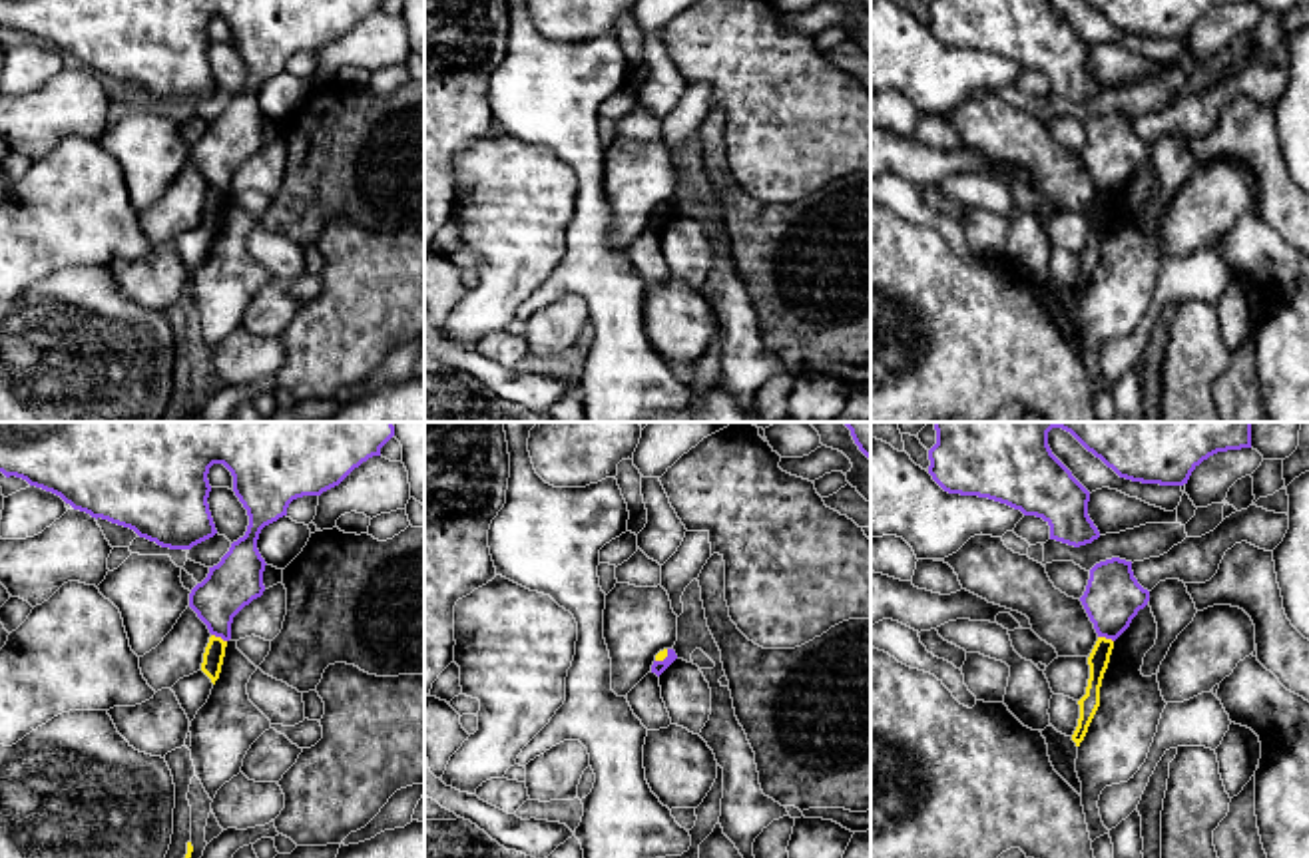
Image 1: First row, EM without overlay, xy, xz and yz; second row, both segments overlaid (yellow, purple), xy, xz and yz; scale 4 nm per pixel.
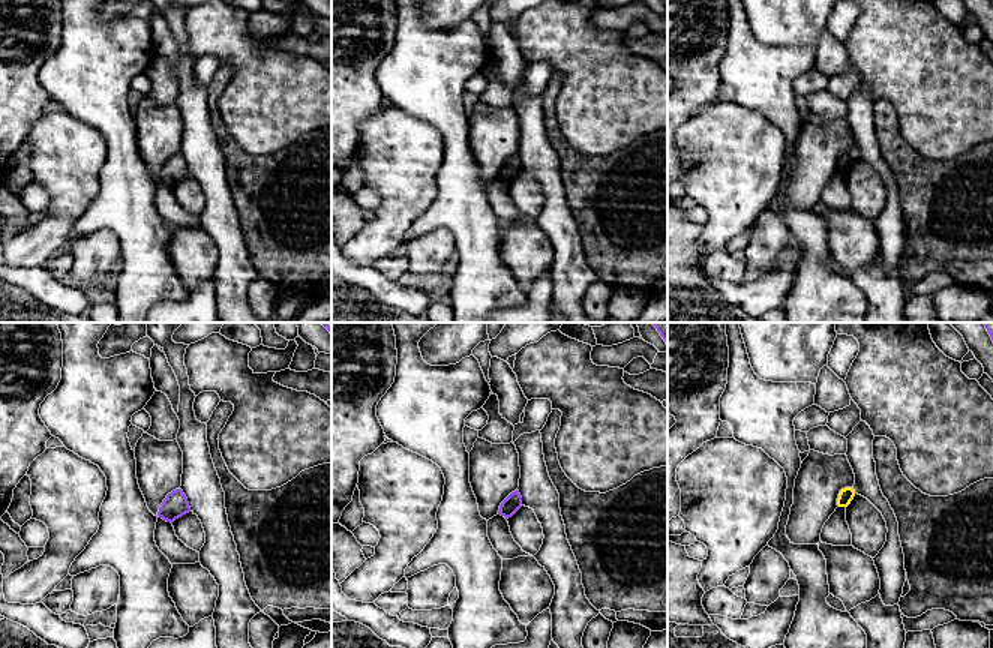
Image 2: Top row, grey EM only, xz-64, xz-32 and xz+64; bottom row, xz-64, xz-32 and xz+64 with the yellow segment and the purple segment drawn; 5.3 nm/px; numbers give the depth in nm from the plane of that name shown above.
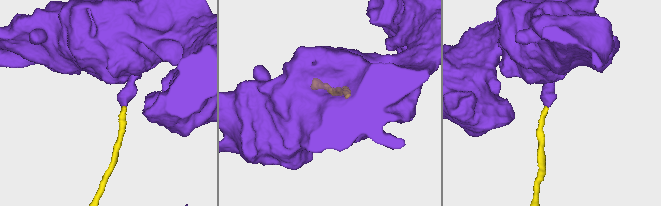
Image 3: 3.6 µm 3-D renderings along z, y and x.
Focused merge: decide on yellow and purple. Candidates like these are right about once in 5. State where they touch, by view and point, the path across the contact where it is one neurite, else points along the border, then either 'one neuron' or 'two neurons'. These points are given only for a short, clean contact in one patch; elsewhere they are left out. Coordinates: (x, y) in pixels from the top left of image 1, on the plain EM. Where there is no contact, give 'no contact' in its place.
meets yellow in xy at (220, 192); border along xy (212, 188), (226, 196); two neurons

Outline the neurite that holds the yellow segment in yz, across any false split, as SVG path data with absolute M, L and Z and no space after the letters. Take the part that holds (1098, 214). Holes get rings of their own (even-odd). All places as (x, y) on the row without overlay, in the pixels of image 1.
M1098 191L1098 195L1088 211L1090 233L1088 233L1086 249L1078 255L1080 273L1078 273L1078 281L1072 289L1072 295L1076 297L1076 301L1080 301L1080 297L1084 295L1088 281L1100 261L1100 241L1102 241L1102 233L1104 233L1104 227L1110 217L1112 203L1114 203L1112 193Z

